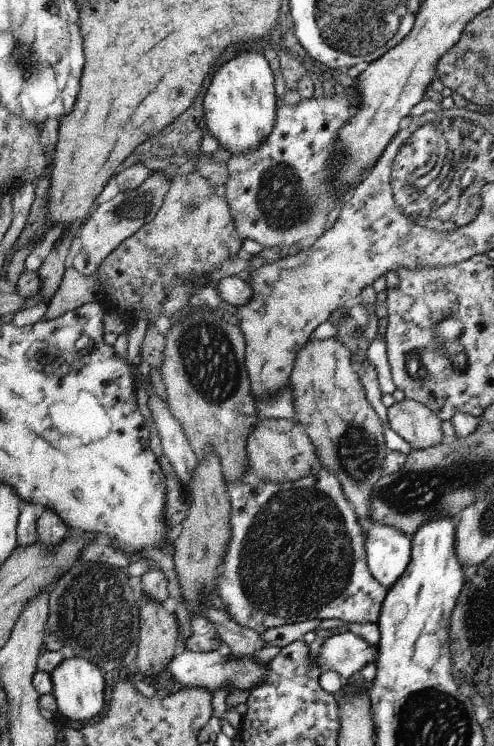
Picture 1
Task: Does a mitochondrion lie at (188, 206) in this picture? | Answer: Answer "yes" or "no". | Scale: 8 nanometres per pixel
yes

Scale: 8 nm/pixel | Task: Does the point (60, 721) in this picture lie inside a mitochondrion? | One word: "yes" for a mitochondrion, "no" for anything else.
no

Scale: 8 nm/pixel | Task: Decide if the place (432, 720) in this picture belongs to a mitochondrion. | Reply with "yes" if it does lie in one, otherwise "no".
yes

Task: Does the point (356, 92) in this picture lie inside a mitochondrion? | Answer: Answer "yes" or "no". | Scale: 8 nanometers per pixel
no

